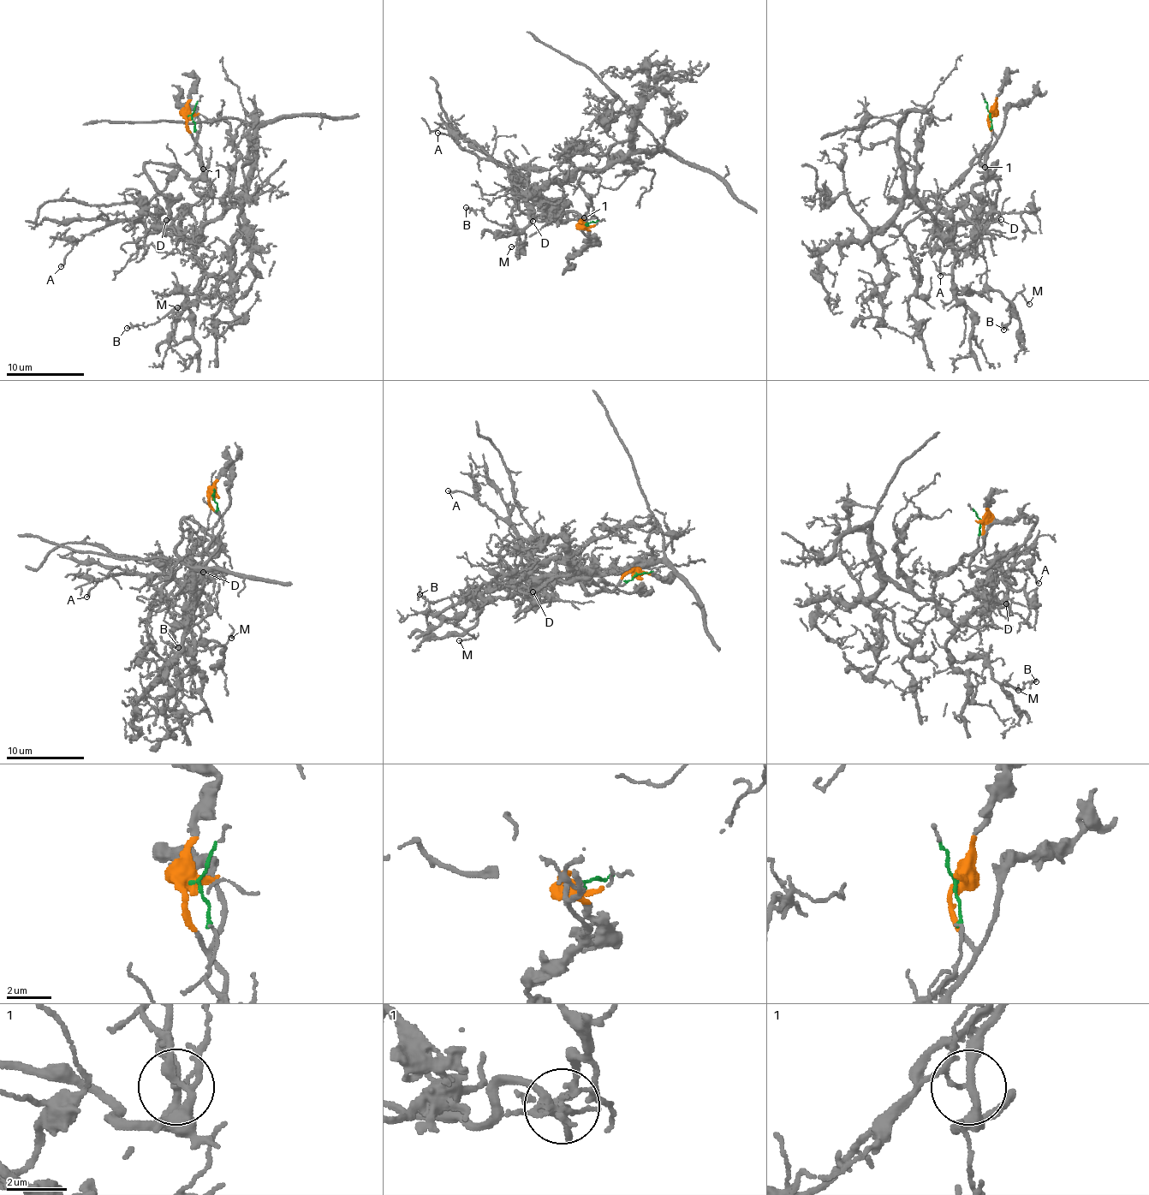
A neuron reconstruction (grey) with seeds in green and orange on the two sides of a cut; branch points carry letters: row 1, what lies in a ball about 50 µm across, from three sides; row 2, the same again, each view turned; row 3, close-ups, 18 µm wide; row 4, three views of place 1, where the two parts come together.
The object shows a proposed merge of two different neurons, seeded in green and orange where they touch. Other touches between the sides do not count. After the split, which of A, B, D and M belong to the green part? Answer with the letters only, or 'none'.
B, M

